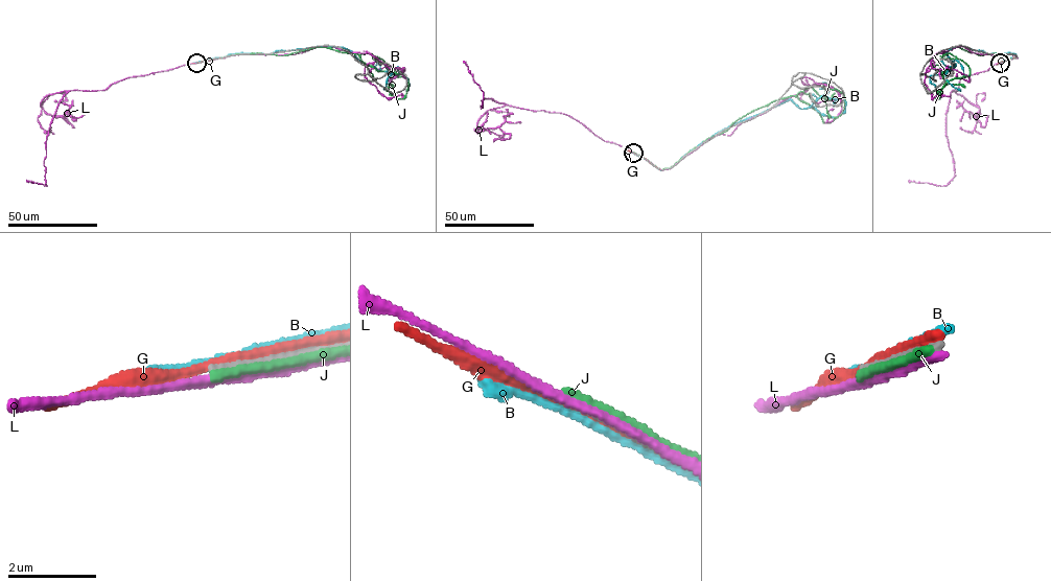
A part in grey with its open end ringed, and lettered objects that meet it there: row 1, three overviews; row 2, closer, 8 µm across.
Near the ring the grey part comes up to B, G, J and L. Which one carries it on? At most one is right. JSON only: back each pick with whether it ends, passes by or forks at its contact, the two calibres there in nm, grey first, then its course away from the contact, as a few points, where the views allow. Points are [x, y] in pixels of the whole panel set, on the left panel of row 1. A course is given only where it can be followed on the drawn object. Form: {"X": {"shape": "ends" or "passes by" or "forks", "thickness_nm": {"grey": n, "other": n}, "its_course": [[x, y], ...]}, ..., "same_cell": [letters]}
{"same_cell": []}

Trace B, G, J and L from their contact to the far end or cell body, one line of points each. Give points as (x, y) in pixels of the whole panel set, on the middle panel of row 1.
B: (635, 154), (661, 170), (670, 168), (721, 131), (791, 99), (800, 109), (823, 95), (843, 98), (843, 113)
G: (635, 154), (660, 169)
J: (635, 154), (670, 168), (751, 112), (792, 95), (830, 122), (844, 110), (836, 89), (825, 93), (830, 118)
L: (635, 154), (670, 168), (814, 85), (839, 95), (841, 110), (828, 122), (833, 109)

